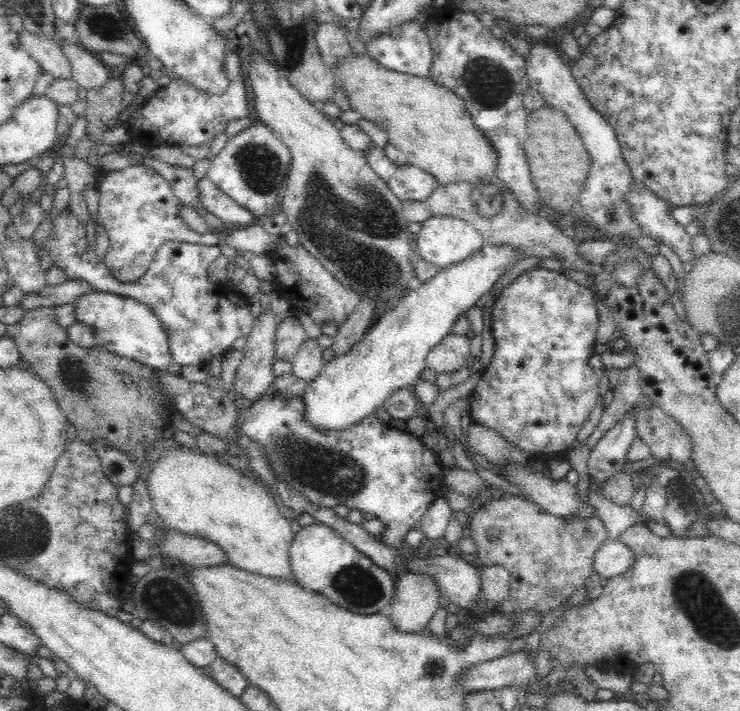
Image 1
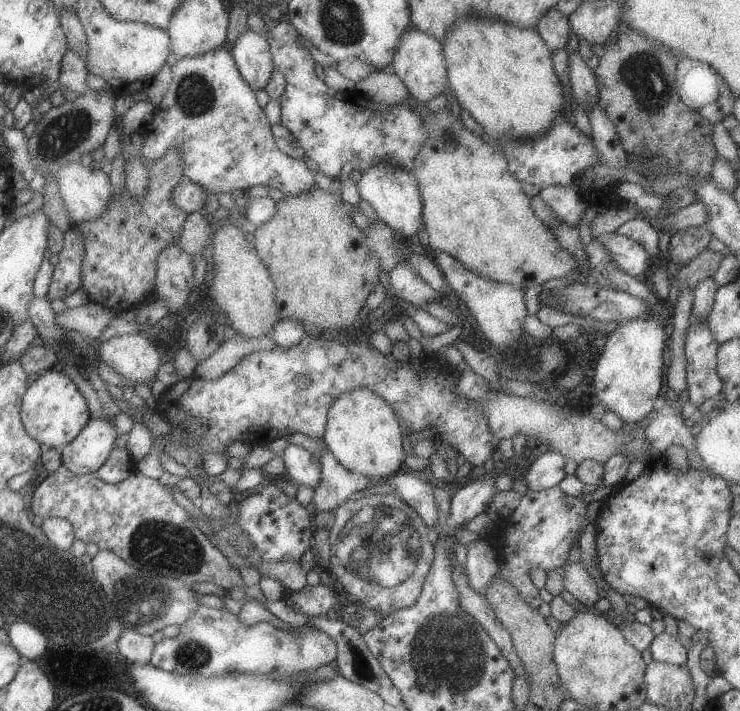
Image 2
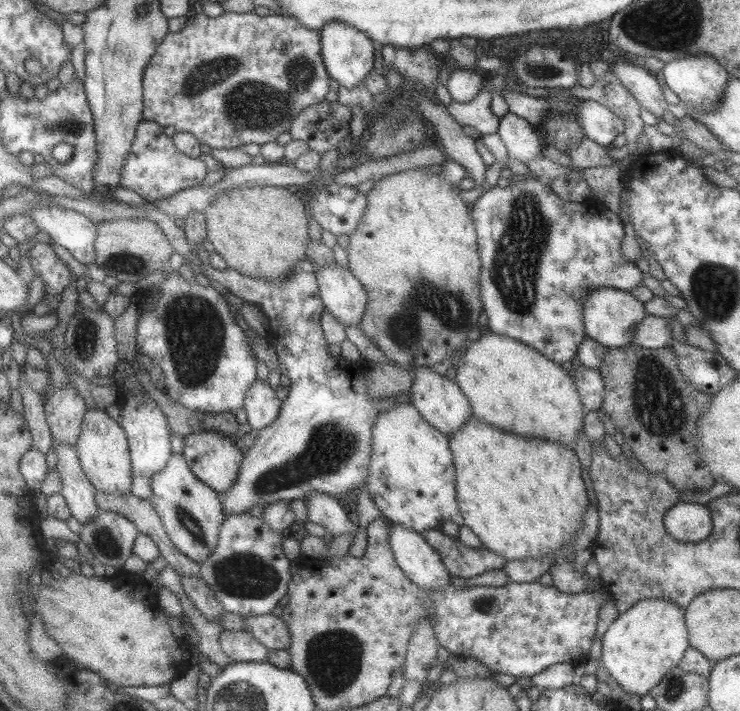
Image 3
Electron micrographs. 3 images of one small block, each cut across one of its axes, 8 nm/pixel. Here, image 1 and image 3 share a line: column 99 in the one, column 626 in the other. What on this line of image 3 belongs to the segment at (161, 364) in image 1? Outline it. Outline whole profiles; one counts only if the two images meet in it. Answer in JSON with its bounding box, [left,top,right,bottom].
[581,286,647,348]

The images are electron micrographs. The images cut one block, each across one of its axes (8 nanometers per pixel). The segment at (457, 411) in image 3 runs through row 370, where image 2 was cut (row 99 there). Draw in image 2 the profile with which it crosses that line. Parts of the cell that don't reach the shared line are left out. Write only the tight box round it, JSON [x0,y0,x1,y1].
[391,28,449,106]

